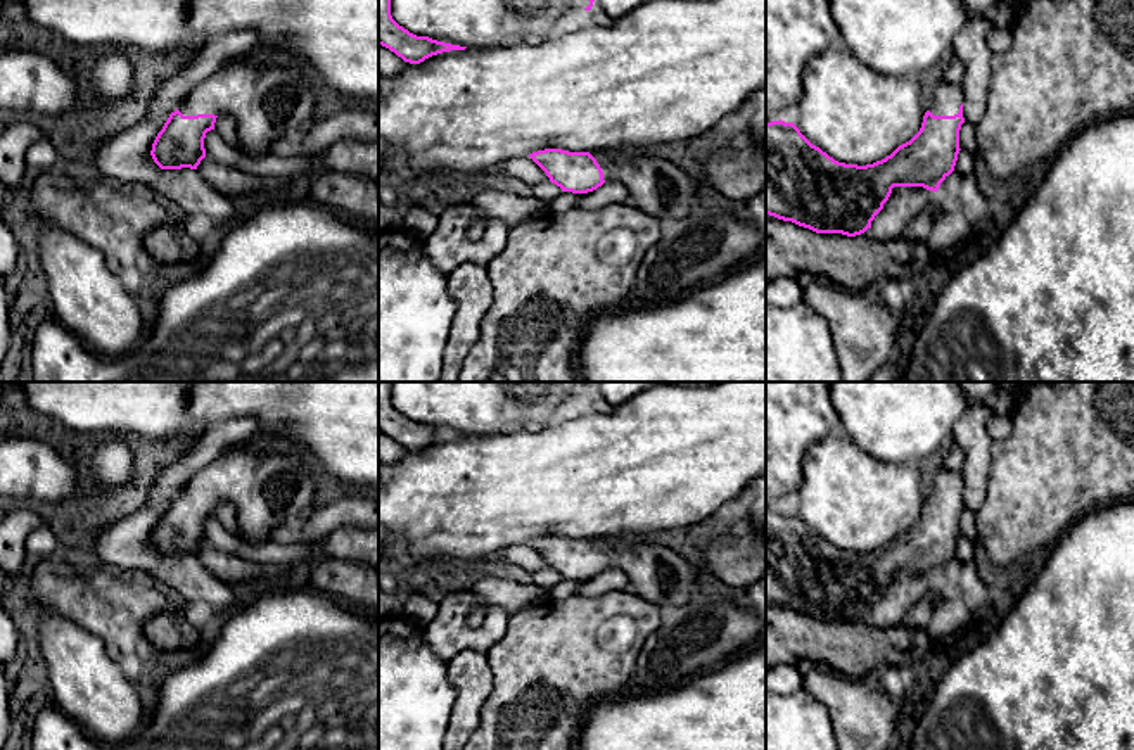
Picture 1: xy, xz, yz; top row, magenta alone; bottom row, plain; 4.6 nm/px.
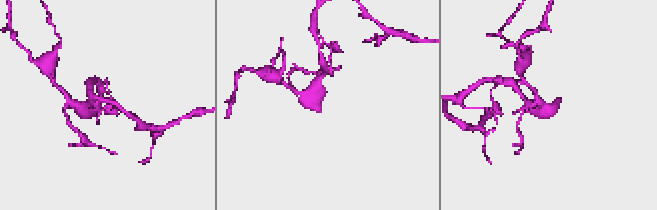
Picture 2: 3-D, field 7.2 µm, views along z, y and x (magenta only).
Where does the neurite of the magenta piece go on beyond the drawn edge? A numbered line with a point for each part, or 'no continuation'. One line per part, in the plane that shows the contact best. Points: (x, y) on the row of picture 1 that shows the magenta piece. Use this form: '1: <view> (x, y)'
1: yz (906, 203)

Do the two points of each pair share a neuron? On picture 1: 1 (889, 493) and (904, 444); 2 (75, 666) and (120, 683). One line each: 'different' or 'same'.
1: different
2: same

